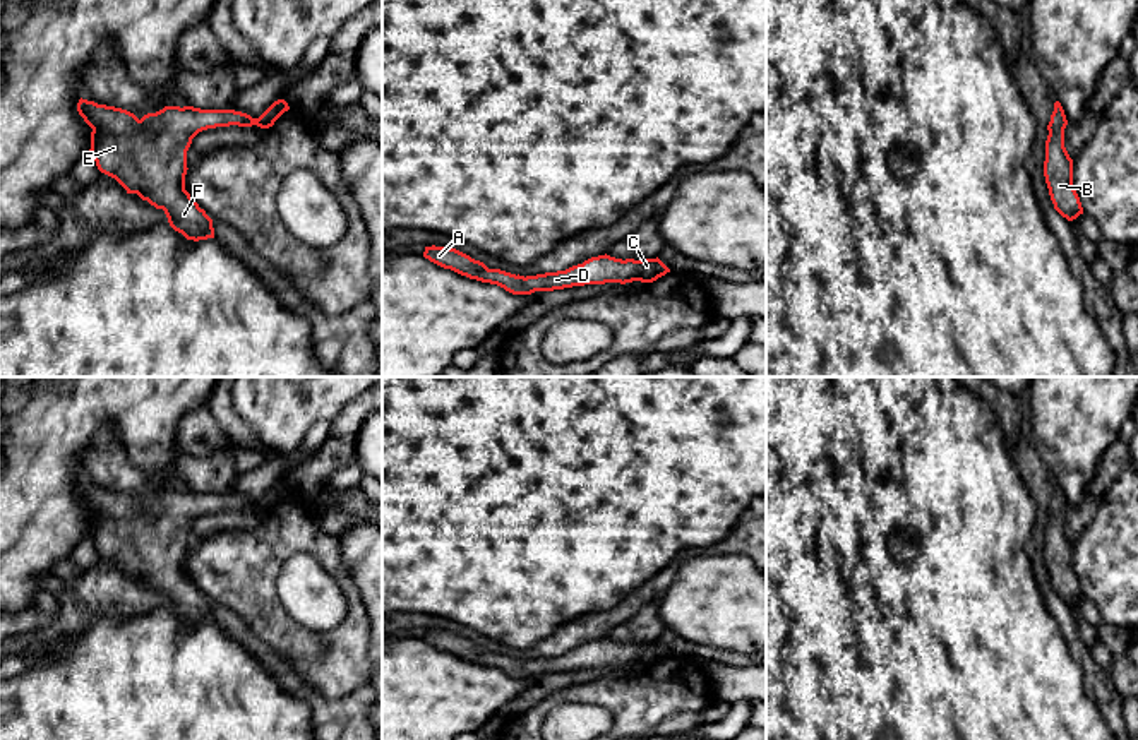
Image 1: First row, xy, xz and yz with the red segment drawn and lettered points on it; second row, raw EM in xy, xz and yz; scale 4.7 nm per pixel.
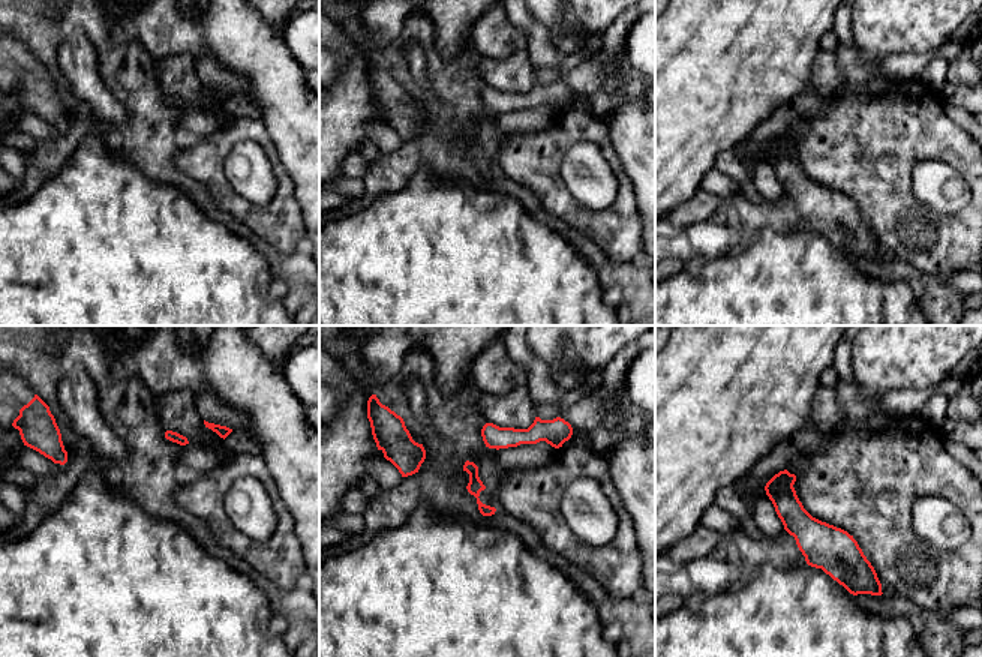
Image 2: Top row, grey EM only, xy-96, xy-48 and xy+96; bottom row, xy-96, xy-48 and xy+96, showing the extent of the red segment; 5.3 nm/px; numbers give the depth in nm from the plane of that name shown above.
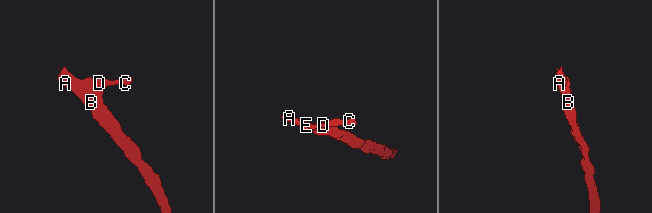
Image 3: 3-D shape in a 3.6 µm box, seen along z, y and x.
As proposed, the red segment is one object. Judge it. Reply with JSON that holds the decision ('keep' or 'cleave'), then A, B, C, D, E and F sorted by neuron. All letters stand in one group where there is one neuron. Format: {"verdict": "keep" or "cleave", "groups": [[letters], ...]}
{"verdict": "keep", "groups": [["A", "B", "C", "D", "E", "F"]]}

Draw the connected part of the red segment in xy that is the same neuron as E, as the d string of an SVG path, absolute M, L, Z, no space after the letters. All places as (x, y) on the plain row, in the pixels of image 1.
M79 483L77 495L93 512L89 538L94 541L101 557L115 562L127 577L137 577L156 593L163 593L170 610L182 617L187 624L214 622L213 603L185 574L187 534L192 522L207 512L216 510L252 510L269 512L288 495L284 483L274 485L259 502L235 493L201 493L194 490L165 490L156 497L147 497L141 504L122 492L98 488L94 485Z

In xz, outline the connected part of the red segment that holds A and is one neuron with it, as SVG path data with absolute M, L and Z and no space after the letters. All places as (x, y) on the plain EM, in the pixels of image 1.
M425 630L423 641L430 646L451 653L470 663L490 666L504 671L512 678L531 678L535 675L554 675L584 668L605 666L653 666L670 656L670 653L656 642L615 642L610 639L598 639L572 649L566 654L545 656L536 659L516 659L500 653L488 653L483 646L447 630Z

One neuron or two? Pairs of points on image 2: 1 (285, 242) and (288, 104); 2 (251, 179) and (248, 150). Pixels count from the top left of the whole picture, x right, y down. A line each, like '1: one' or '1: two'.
1: two
2: one

